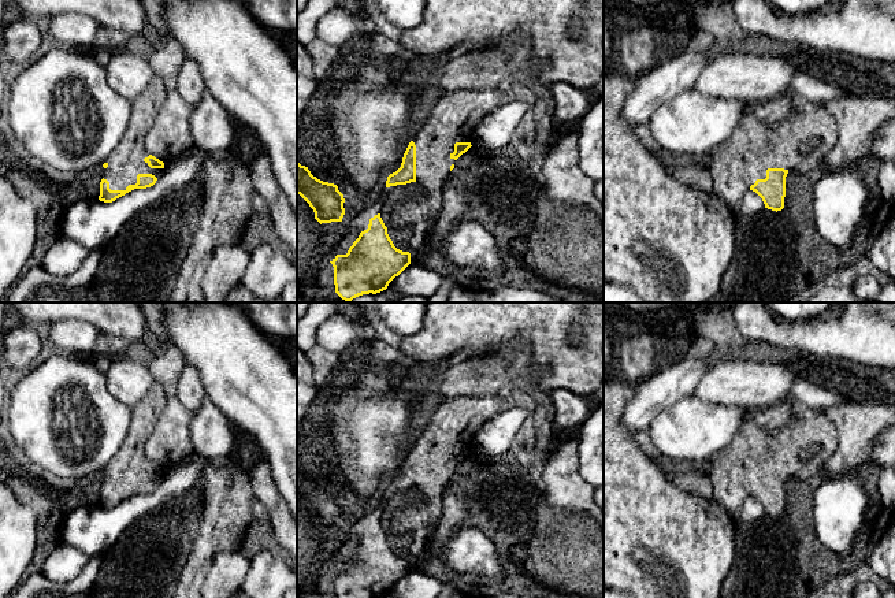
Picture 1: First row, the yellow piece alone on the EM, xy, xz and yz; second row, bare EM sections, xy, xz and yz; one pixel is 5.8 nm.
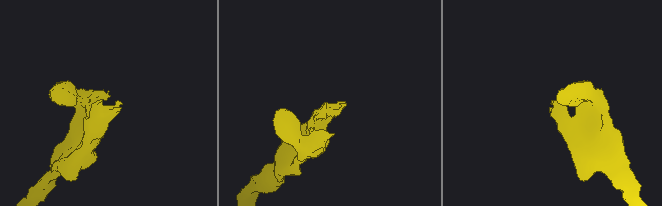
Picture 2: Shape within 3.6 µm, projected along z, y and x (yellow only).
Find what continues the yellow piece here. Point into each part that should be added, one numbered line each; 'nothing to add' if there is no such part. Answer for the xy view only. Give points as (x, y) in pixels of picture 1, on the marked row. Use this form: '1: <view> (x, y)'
1: xy (126, 162)

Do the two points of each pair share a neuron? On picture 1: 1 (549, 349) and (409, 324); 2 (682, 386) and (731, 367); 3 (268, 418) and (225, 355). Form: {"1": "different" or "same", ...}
{"1": "different", "2": "different", "3": "same"}

